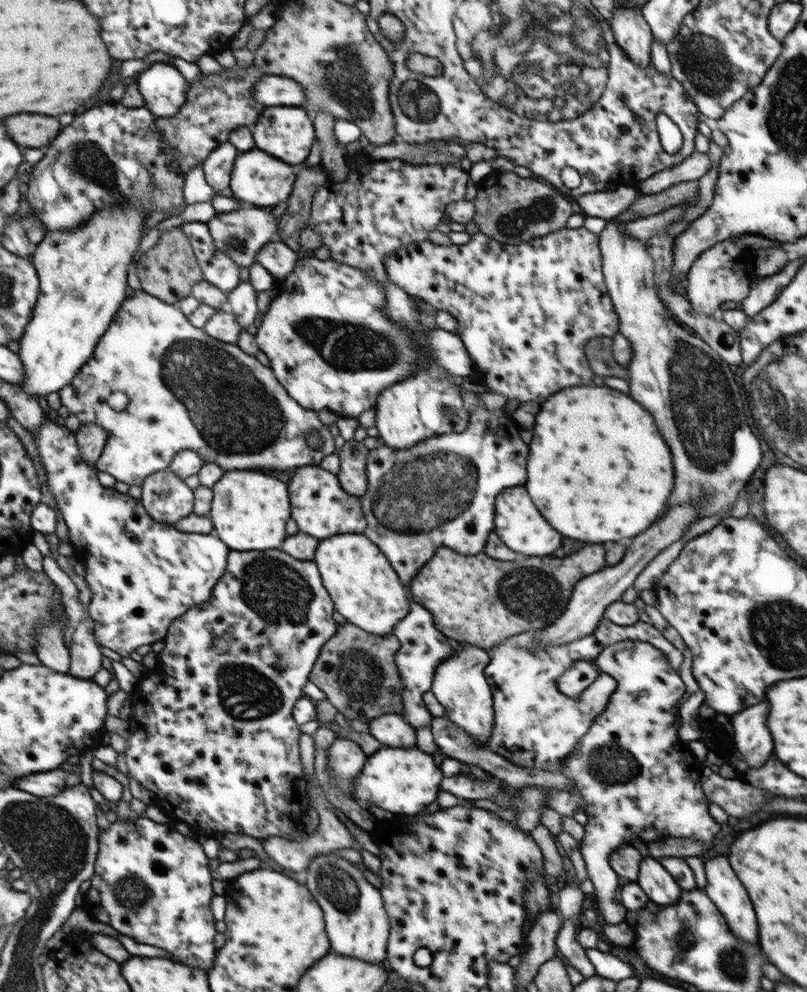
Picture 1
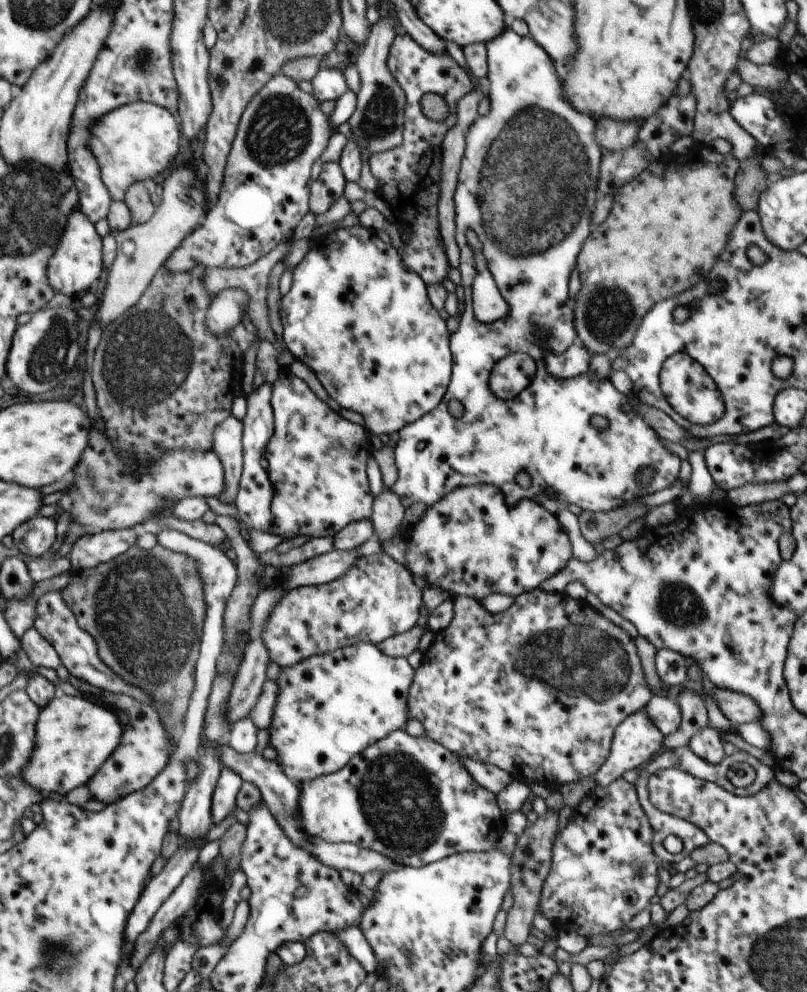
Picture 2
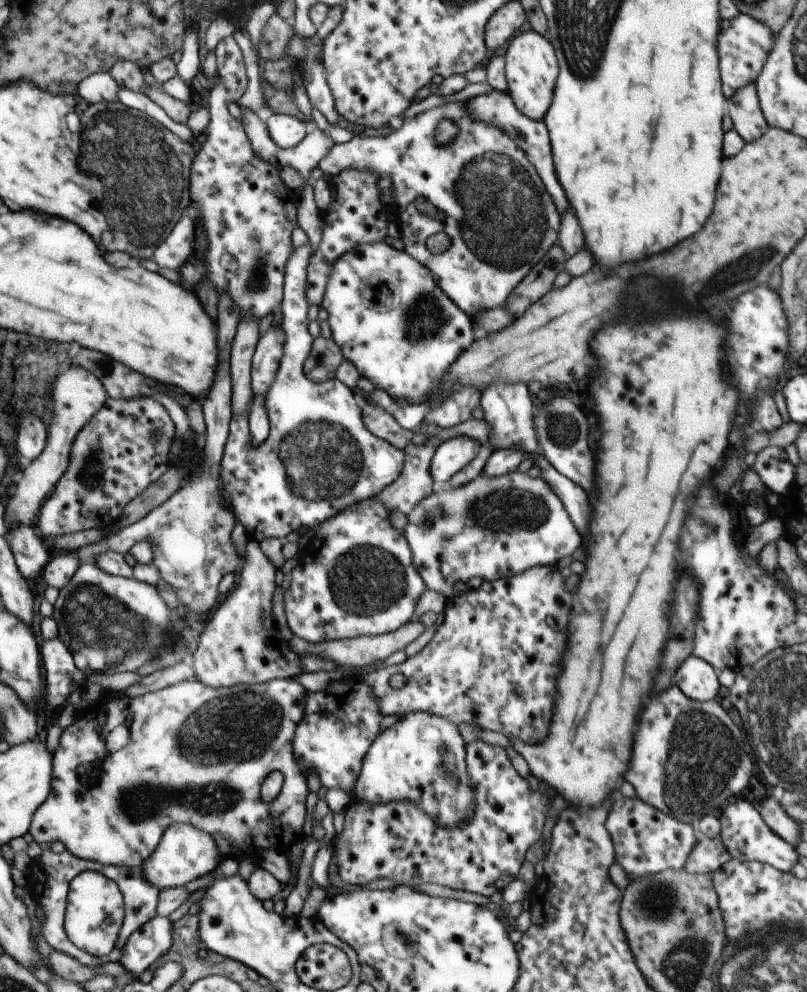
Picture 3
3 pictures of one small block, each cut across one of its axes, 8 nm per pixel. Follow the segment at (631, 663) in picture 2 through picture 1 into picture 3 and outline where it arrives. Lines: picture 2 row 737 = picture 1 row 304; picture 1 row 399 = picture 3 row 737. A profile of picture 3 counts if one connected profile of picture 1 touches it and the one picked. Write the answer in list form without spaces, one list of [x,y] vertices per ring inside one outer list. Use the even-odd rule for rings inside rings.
[[[534,566],[532,570],[528,568],[516,578],[512,576],[508,580],[496,579],[494,582],[484,580],[477,589],[468,588],[465,594],[449,597],[443,611],[444,620],[430,642],[399,665],[382,667],[362,677],[377,696],[380,714],[384,717],[402,716],[414,711],[428,712],[448,718],[456,726],[462,722],[475,722],[486,730],[494,730],[522,742],[540,744],[548,736],[548,724],[552,720],[556,692],[554,676],[560,674],[558,660],[568,642],[568,616],[572,606],[572,594],[566,590],[564,581],[556,566]],[[532,636],[536,636],[534,644],[528,642],[534,640]],[[542,646],[554,650],[550,650],[550,654],[542,654]],[[397,672],[406,676],[406,685],[400,690],[392,688],[388,683],[389,677]]]

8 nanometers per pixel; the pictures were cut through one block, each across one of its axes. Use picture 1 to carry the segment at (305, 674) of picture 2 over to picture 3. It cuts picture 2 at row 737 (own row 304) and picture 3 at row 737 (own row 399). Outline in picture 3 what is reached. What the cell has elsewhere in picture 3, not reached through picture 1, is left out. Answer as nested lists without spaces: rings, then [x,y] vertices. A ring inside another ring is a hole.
[[[361,678],[352,688],[352,704],[344,698],[338,698],[338,680],[332,680],[324,692],[311,692],[306,694],[306,714],[302,722],[296,726],[292,748],[296,762],[302,770],[308,772],[310,768],[320,778],[321,786],[330,791],[340,788],[345,794],[350,794],[360,774],[362,763],[370,745],[381,733],[380,722],[382,714],[378,708],[375,692]],[[322,716],[322,718],[320,718]]]

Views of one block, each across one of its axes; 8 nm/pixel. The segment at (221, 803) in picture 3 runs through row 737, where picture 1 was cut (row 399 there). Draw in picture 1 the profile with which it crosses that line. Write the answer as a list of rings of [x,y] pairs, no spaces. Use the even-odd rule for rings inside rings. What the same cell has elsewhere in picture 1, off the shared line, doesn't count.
[[[142,289],[134,290],[122,306],[118,308],[114,320],[110,322],[110,326],[100,338],[92,358],[88,359],[87,364],[78,371],[78,374],[70,381],[68,386],[59,390],[59,394],[61,404],[68,408],[70,414],[75,414],[81,423],[98,423],[109,433],[104,450],[99,456],[98,462],[96,462],[96,469],[100,472],[108,472],[117,481],[131,486],[141,486],[148,475],[154,475],[155,472],[168,469],[175,455],[188,449],[198,453],[202,457],[203,463],[219,464],[224,472],[226,470],[248,470],[248,468],[256,468],[256,470],[260,470],[260,468],[264,468],[264,470],[294,470],[306,465],[319,465],[324,456],[334,453],[335,450],[335,436],[330,433],[329,427],[322,424],[317,412],[300,406],[296,400],[290,397],[289,392],[278,381],[270,367],[262,365],[255,356],[244,353],[238,345],[227,344],[226,341],[219,342],[216,338],[211,338],[208,333],[204,332],[204,329],[196,328],[183,314],[183,311],[166,301],[160,300],[159,297],[152,296],[151,293],[144,292]],[[117,390],[124,392],[129,398],[126,408],[119,412],[108,405],[108,397]],[[310,430],[316,430],[320,434],[320,438],[322,438],[320,447],[316,448],[308,445],[306,436],[308,436]]]

